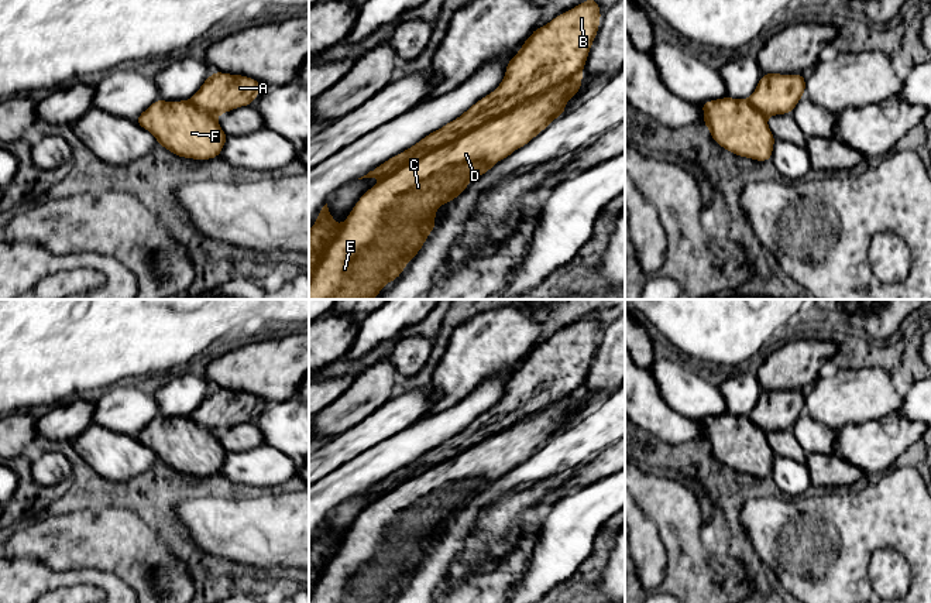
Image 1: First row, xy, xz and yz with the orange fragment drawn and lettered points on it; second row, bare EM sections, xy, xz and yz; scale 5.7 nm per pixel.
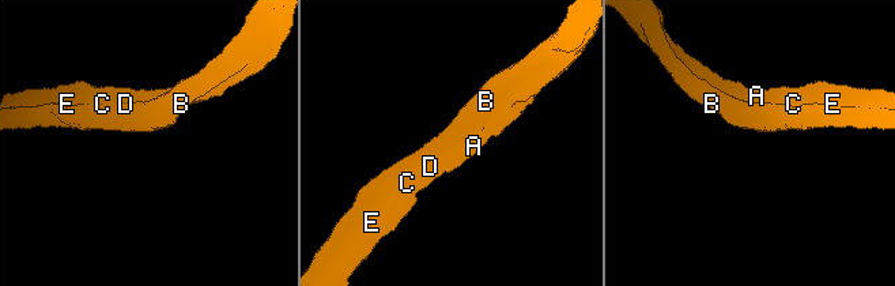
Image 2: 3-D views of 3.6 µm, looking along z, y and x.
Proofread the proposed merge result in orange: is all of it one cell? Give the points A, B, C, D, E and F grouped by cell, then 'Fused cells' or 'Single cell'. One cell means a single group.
Groups: A C D E / B F. Fused cells

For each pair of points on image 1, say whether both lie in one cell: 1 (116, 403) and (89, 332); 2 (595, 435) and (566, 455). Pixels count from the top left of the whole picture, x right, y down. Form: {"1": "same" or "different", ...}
{"1": "different", "2": "same"}

